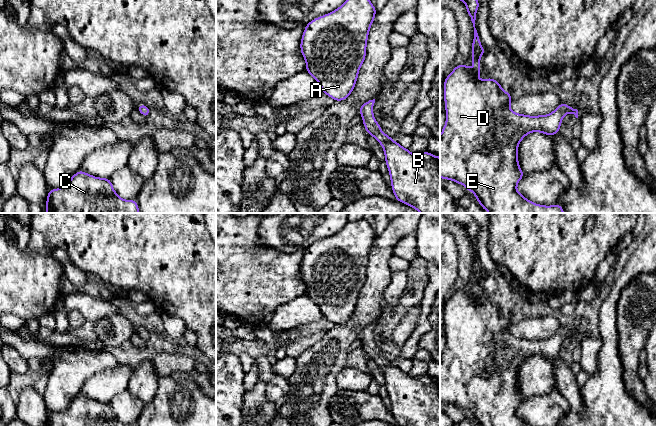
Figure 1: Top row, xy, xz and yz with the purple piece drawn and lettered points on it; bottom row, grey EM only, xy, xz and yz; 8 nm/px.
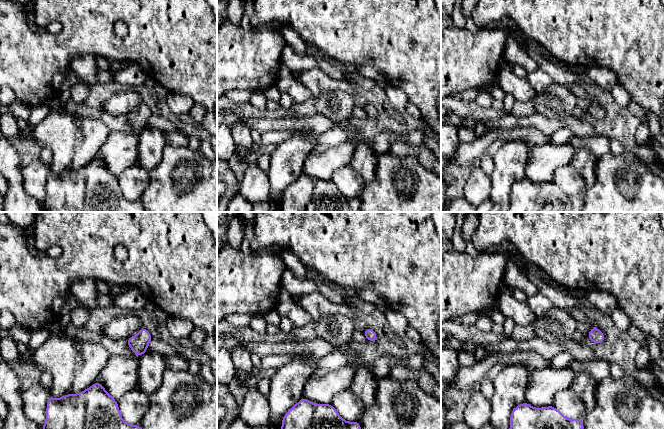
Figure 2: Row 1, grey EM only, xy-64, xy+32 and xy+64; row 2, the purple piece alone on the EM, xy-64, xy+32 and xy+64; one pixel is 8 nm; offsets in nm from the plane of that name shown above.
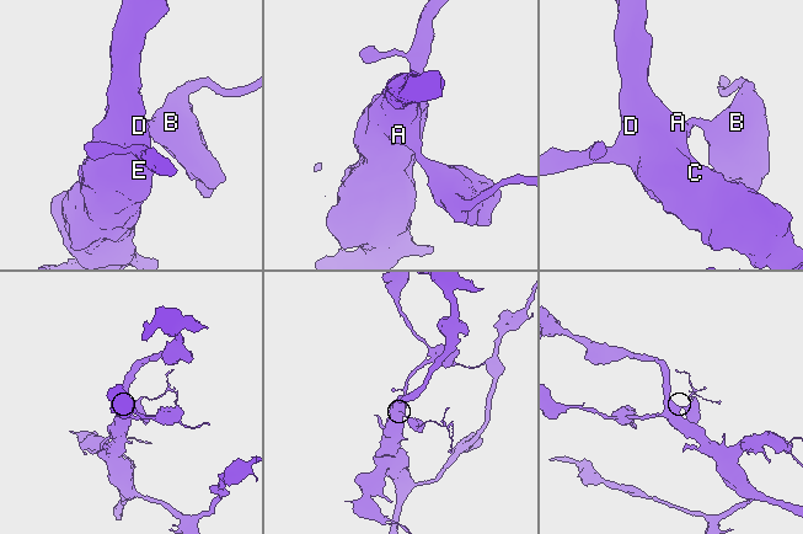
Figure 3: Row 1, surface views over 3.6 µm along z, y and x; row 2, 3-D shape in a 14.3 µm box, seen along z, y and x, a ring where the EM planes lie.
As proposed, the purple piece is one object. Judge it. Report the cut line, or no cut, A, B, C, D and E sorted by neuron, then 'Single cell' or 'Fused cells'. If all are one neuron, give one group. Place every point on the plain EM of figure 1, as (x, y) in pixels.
No split. Groups: A B C D E. Single cell

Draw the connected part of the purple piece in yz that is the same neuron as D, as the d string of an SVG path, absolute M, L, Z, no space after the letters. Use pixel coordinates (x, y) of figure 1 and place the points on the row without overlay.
M442 213L442 215L466 228L466 234L474 251L472 265L472 277L470 281L474 287L471 293L468 289L456 289L453 295L444 305L444 325L446 334L446 347L440 359L440 402L448 403L462 408L467 415L473 416L478 426L531 426L521 417L517 416L517 408L525 399L518 387L518 370L522 363L531 356L540 356L548 360L559 357L562 342L567 338L574 338L578 342L578 334L560 327L558 331L548 339L529 340L518 338L510 334L513 324L509 316L501 312L501 308L493 303L479 304L480 282L486 276L481 269L475 252L476 236L480 230L479 225L472 218L471 213Z

